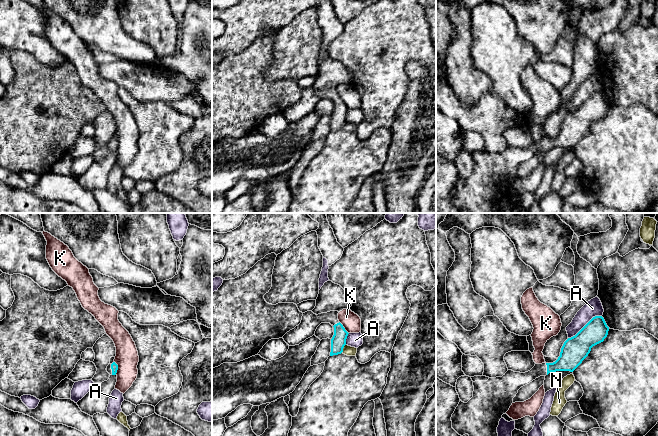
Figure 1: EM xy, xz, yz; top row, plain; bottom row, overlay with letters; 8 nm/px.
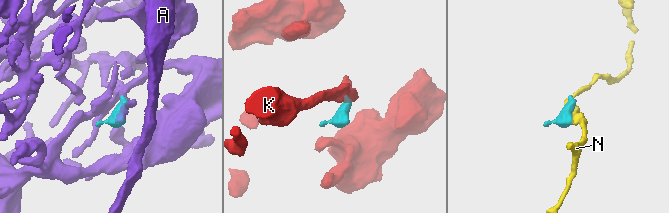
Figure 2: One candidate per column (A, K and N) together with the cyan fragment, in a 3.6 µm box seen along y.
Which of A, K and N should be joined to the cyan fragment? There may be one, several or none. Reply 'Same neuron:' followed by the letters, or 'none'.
Same neuron: none

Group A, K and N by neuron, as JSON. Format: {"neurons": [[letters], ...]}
{"neurons": [["A"], ["K"], ["N"]]}

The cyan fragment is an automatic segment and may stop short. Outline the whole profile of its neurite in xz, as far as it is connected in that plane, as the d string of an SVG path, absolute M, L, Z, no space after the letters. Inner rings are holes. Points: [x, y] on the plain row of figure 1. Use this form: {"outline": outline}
{"outline": "M307 87L303 89L301 99L287 108L283 115L289 122L299 121L315 111L315 107L321 99L330 99L334 103L330 132L341 130L349 109L339 98L338 89L338 87L330 87L316 91L312 87Z"}

